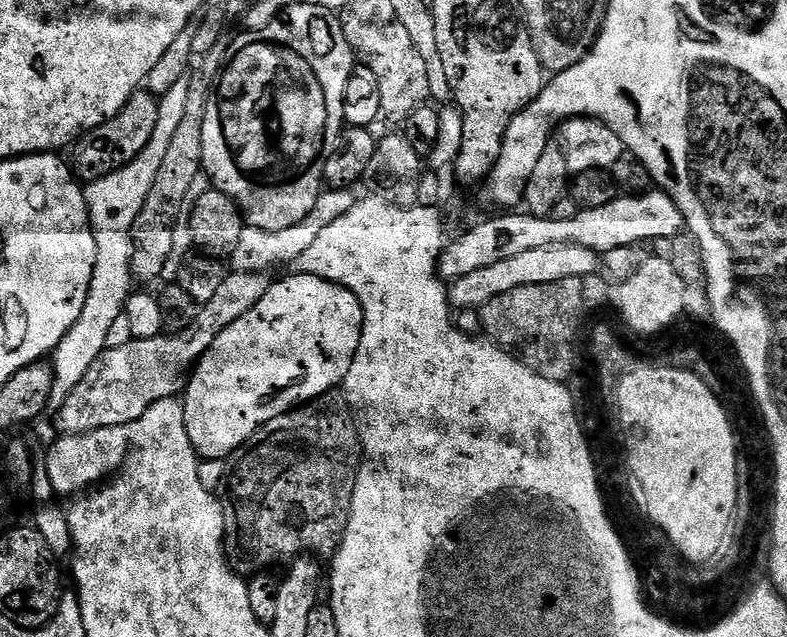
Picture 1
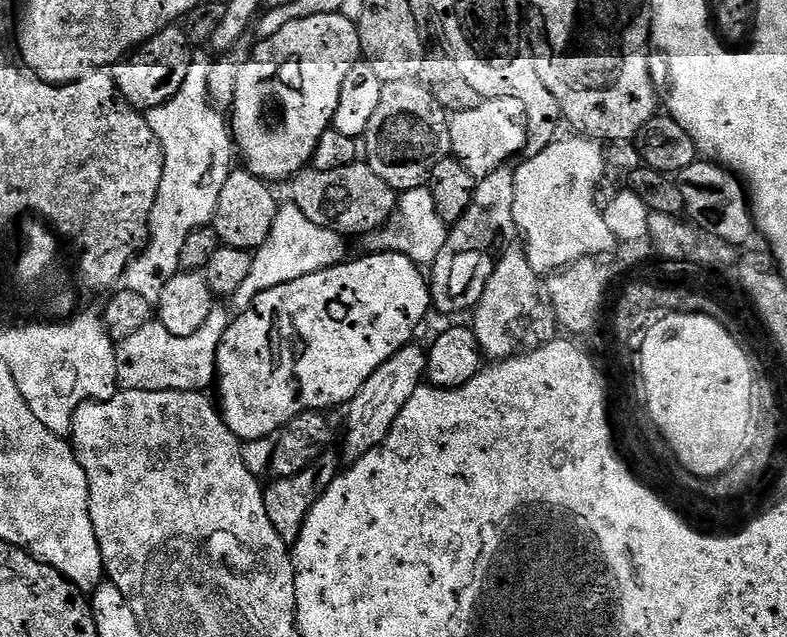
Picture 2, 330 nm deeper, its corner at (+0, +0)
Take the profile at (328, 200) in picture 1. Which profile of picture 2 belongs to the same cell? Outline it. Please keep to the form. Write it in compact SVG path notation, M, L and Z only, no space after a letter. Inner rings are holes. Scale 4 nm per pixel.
M291 202L285 204L283 203L277 209L274 226L271 227L266 242L253 253L249 277L230 297L230 306L235 313L245 312L258 294L265 293L274 286L296 281L320 269L332 268L333 265L343 263L347 259L347 241L341 234L331 228L316 226L302 213L302 210L298 209L296 204Z

